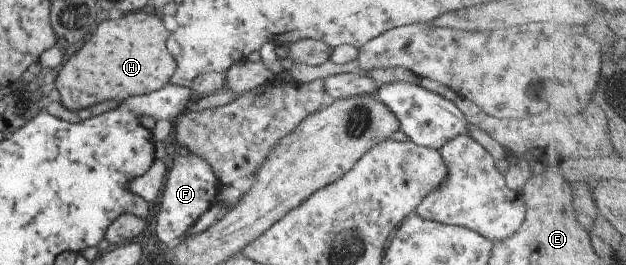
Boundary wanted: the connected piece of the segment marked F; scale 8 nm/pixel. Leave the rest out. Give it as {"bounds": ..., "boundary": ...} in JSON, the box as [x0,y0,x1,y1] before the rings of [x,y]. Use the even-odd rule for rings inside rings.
{"bounds":[154,153,219,247],"boundary":[[[187,153],[186,156],[174,156],[165,174],[165,181],[161,190],[160,208],[156,214],[154,228],[158,240],[167,247],[174,246],[184,234],[184,231],[198,218],[201,218],[217,197],[219,182],[210,167],[196,155]]]}

